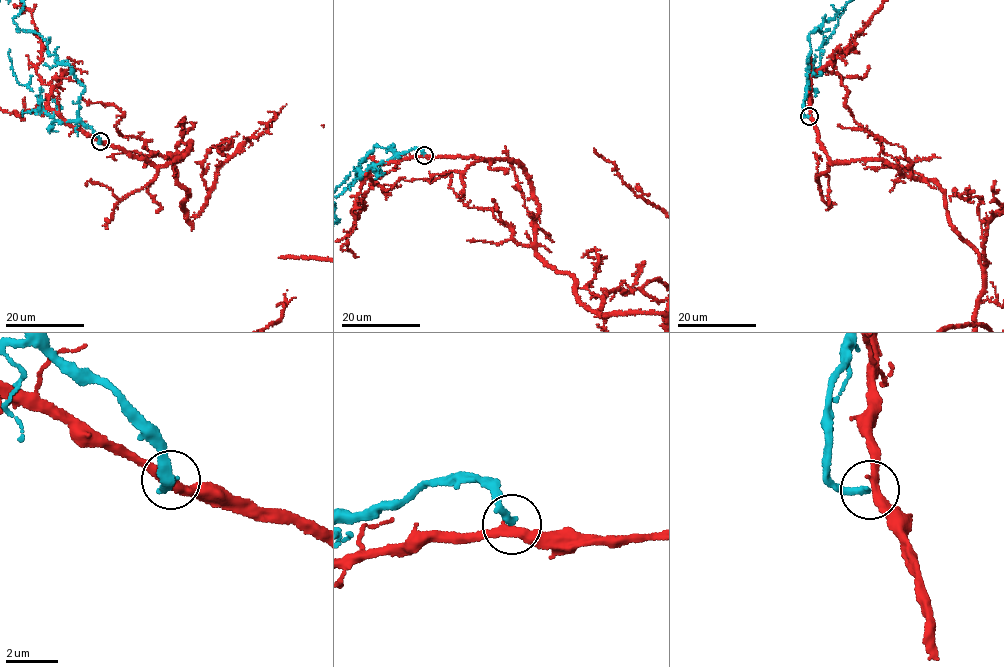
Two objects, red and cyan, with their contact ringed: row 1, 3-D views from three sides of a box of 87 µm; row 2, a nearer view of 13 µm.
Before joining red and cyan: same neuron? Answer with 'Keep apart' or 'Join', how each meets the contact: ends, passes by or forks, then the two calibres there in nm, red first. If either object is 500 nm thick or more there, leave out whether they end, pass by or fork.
Keep apart. At the ring red passes by. At the ring cyan ends. Thickness 360 nm (red) against 280 nm

